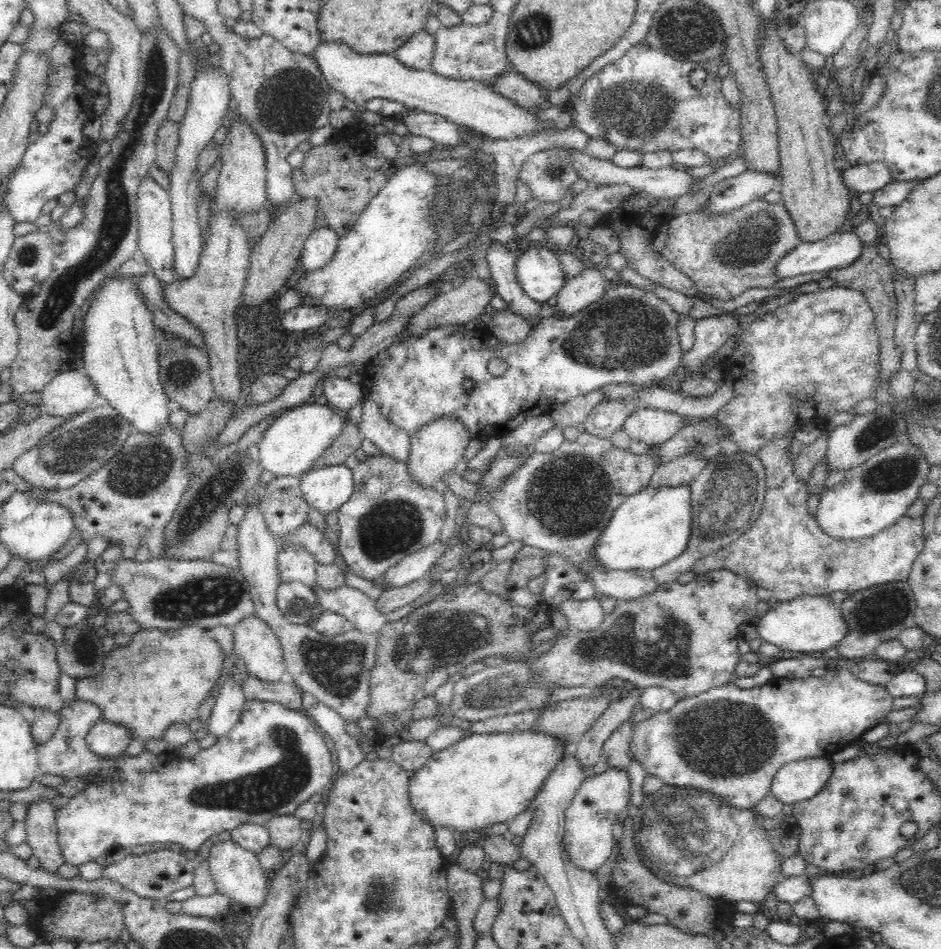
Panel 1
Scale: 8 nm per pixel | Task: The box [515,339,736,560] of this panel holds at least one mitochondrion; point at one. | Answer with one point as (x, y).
(569, 495)

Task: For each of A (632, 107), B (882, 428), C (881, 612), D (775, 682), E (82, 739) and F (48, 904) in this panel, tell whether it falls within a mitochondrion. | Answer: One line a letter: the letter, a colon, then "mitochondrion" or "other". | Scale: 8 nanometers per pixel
A: mitochondrion
B: mitochondrion
C: mitochondrion
D: other
E: other
F: other

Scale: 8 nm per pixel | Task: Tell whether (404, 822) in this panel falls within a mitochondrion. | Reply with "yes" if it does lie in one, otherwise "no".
no

